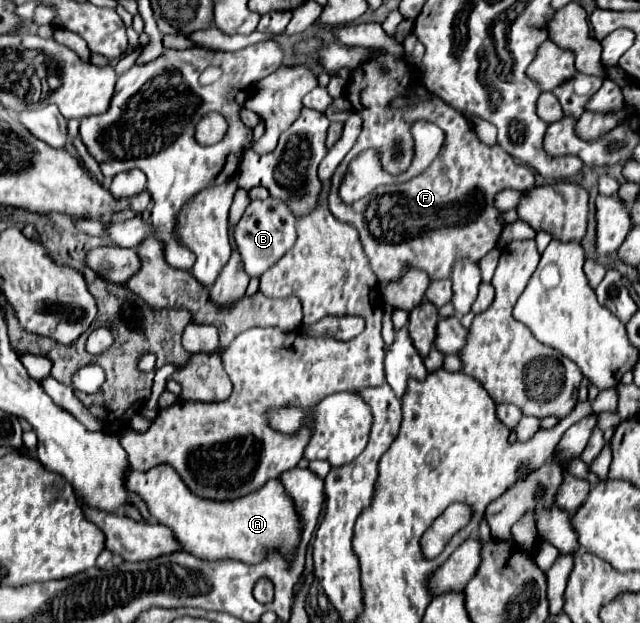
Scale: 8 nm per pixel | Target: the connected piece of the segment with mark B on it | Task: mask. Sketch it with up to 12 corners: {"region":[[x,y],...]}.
{"region":[[277,197],[251,201],[235,225],[245,271],[263,275],[295,243]]}

